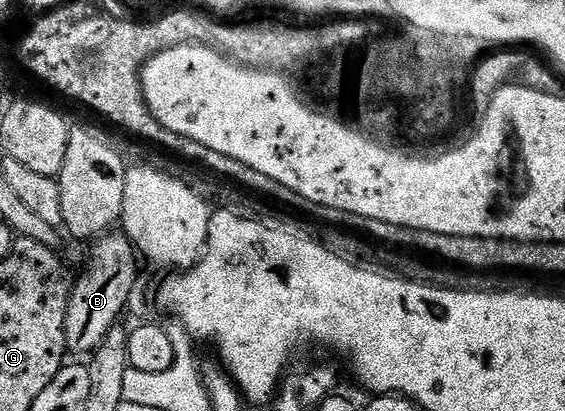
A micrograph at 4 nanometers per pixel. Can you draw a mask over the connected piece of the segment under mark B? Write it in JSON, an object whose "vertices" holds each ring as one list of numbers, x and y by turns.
{"vertices":[[109,231,102,237,95,238,91,246,92,258,88,261,88,273,75,278,72,295,68,298,66,315,66,343,68,353,86,353,92,355,103,343,107,333,121,319,128,309,130,295,138,287,141,258,136,246,123,232]]}

